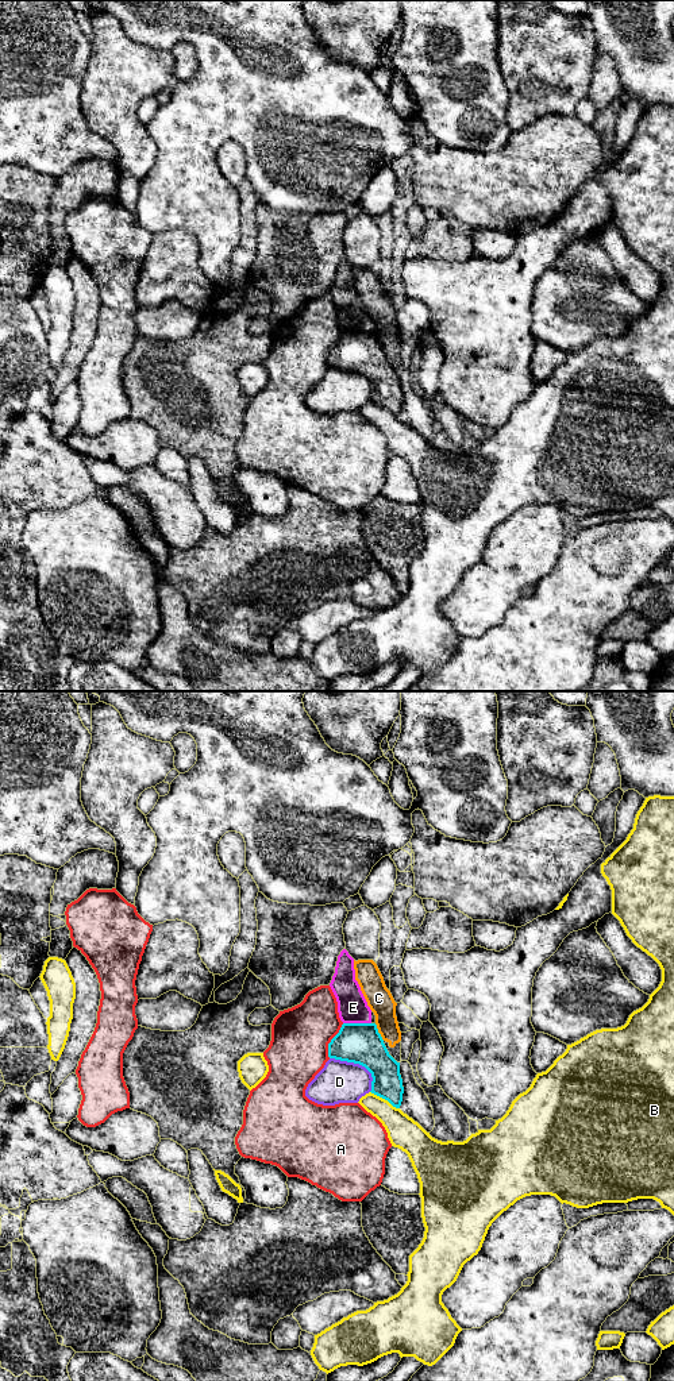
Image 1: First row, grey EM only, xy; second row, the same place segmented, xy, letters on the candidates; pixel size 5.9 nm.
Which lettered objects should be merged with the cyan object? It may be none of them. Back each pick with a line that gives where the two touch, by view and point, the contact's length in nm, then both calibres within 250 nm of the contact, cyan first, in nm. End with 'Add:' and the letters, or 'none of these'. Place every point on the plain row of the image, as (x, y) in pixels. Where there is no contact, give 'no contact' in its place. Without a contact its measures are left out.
Add: none of these

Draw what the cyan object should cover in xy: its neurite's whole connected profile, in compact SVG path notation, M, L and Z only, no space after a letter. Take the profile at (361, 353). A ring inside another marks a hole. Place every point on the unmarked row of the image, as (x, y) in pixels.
M343 332L328 352L328 366L365 375L373 386L370 401L400 417L400 371L389 363L375 332Z

